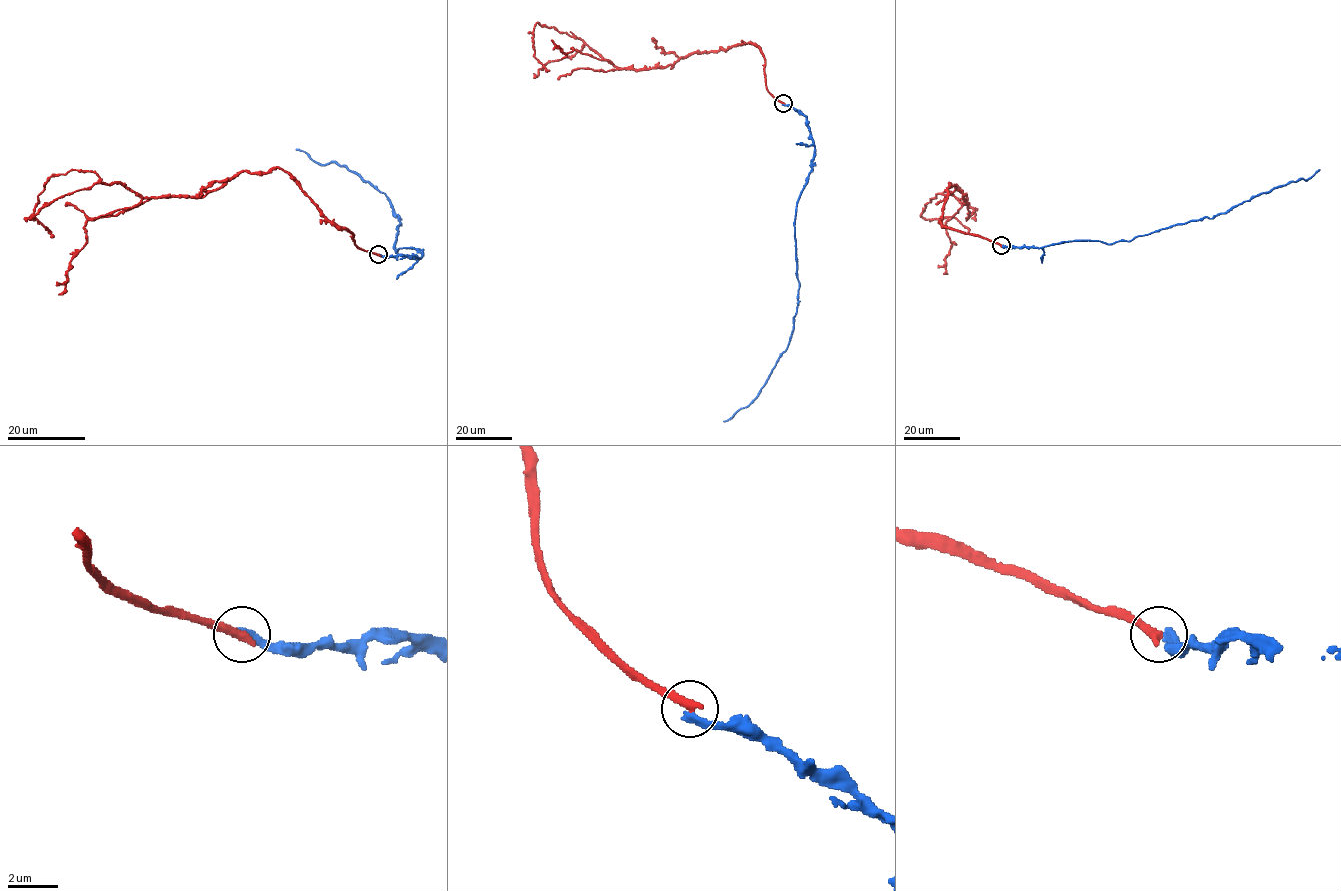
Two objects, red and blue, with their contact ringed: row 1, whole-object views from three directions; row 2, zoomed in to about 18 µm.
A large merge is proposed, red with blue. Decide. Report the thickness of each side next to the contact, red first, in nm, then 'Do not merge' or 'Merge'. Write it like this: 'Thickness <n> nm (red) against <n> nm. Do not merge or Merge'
Thickness 400 nm (red) against 360 nm. Do not merge

